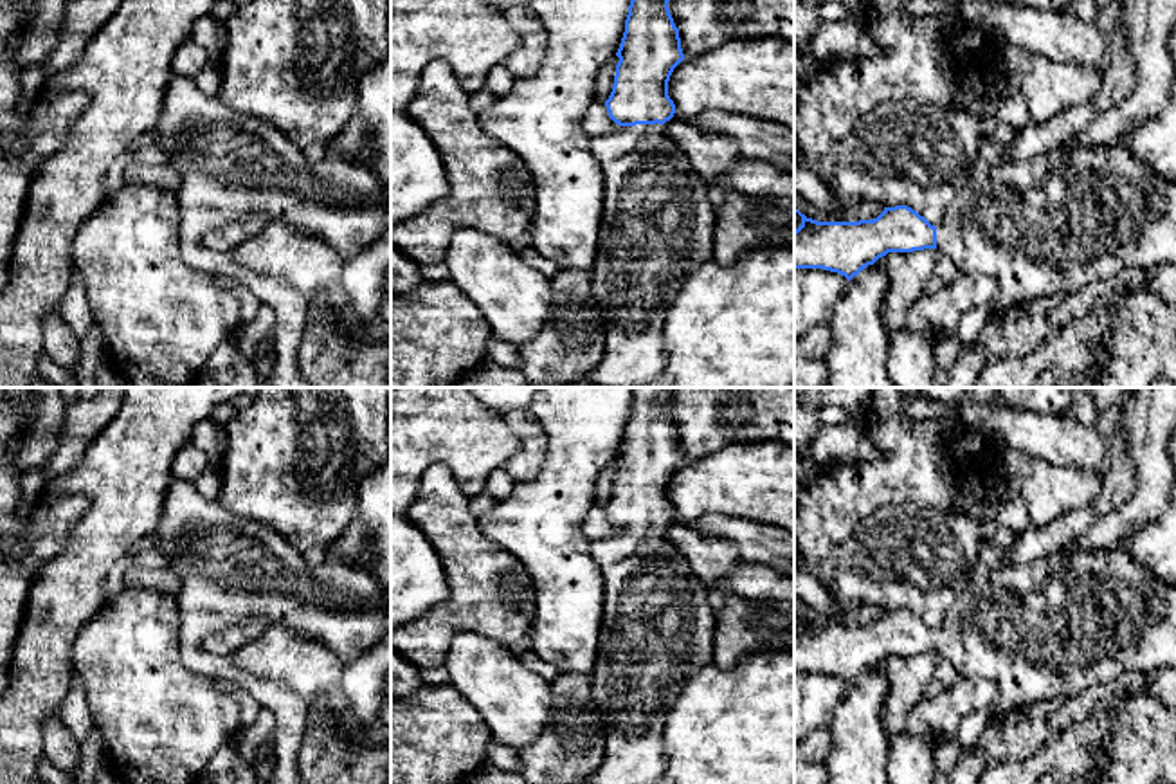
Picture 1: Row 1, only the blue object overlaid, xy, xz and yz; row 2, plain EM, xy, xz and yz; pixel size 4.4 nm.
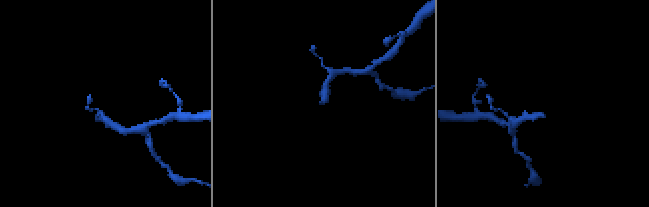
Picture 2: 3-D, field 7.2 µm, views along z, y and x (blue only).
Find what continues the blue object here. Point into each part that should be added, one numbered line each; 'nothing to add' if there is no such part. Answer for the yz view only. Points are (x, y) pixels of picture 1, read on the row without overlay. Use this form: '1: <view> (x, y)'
1: yz (1070, 622)

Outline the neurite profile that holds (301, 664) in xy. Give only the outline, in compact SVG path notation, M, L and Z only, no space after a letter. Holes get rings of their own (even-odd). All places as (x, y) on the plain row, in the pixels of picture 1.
M281 625L267 627L232 661L254 678L294 690L312 708L324 701L339 716L348 714L342 705L344 661L315 638Z

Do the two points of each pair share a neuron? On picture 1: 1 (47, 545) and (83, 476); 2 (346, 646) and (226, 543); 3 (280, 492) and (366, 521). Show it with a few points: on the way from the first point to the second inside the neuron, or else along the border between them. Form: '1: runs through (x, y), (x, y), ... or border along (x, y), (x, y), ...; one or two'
1: border along (42, 494), (87, 501), (69, 539); two
2: runs through (316, 615), (281, 597), (256, 574); one
3: border along (364, 476), (348, 528), (326, 546); two

